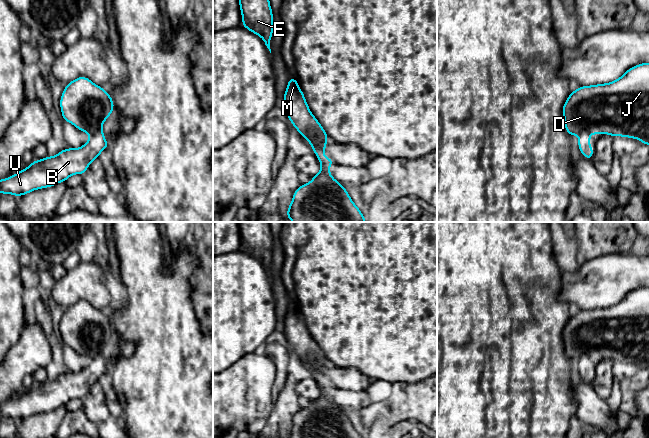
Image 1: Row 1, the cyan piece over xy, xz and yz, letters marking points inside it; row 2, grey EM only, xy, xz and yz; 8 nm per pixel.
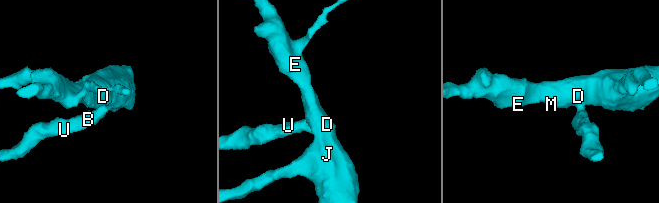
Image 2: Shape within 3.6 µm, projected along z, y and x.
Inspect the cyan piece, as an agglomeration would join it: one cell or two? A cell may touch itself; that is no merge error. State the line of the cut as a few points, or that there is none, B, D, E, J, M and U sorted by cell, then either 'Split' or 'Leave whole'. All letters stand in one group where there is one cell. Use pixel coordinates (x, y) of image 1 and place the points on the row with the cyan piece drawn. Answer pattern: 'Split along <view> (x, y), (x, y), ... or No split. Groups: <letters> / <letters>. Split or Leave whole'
Split along xy (101, 130), (90, 136). Groups: B U / D E J M. Split

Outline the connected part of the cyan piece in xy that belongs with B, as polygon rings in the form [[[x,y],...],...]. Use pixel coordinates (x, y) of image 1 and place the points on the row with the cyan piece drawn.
[[[102,131],[98,132],[90,136],[82,147],[75,149],[68,147],[53,157],[46,156],[41,160],[33,161],[27,168],[20,170],[17,174],[6,179],[0,179],[0,194],[12,194],[19,197],[37,189],[53,187],[58,183],[65,182],[71,175],[83,175],[90,163],[97,159],[106,148],[109,148],[109,145],[105,135]]]

